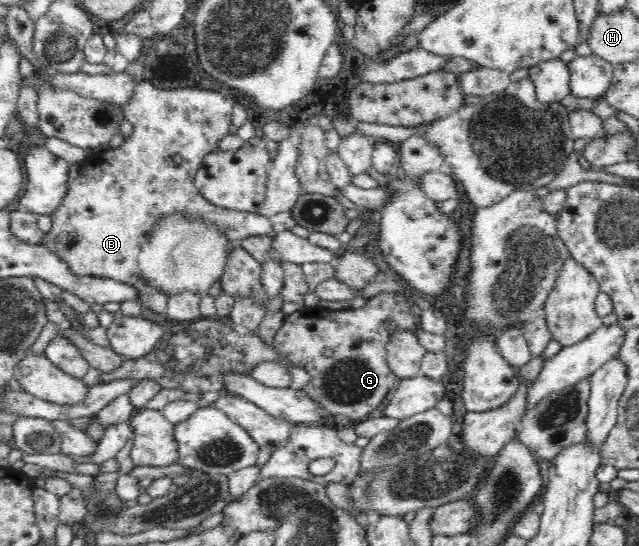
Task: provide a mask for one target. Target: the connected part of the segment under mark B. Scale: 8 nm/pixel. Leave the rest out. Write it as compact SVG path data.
M151 81L135 84L133 95L122 105L126 120L133 124L134 131L118 147L96 150L79 163L79 175L68 181L68 191L51 215L52 228L44 234L41 244L57 254L71 272L77 276L97 276L126 283L138 291L138 302L153 314L166 313L169 297L157 291L140 277L138 271L138 253L148 240L150 229L165 214L183 212L189 216L199 216L213 222L229 240L241 240L245 237L268 235L272 240L277 233L268 217L256 213L221 209L207 201L195 187L195 175L202 159L214 151L219 151L218 141L229 133L232 127L231 113L233 97L213 89L183 87L163 89Z

